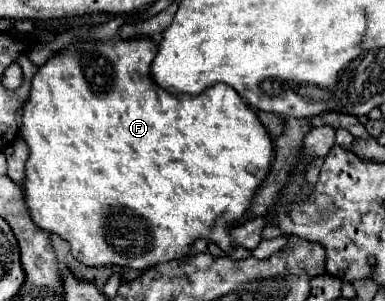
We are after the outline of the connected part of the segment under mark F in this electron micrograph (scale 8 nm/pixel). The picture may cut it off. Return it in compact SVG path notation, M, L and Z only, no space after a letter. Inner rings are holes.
M90 34L74 36L66 48L52 54L44 66L38 68L30 96L22 108L22 124L20 124L20 138L26 142L30 156L26 160L26 176L22 182L24 190L24 202L30 210L30 216L36 226L40 226L46 232L58 234L70 244L70 252L76 260L80 260L86 266L130 266L130 268L150 268L156 262L166 262L184 256L190 250L190 244L196 238L206 238L216 242L222 250L232 250L228 230L212 230L218 218L226 218L226 222L234 222L240 218L246 208L250 206L254 190L260 186L260 182L266 178L270 164L274 160L272 140L264 126L258 122L256 112L242 102L240 94L230 88L228 84L214 84L206 88L198 96L190 94L170 94L162 90L150 76L152 60L156 58L158 46L150 38L136 36L136 38L118 38L114 42L102 42Z

